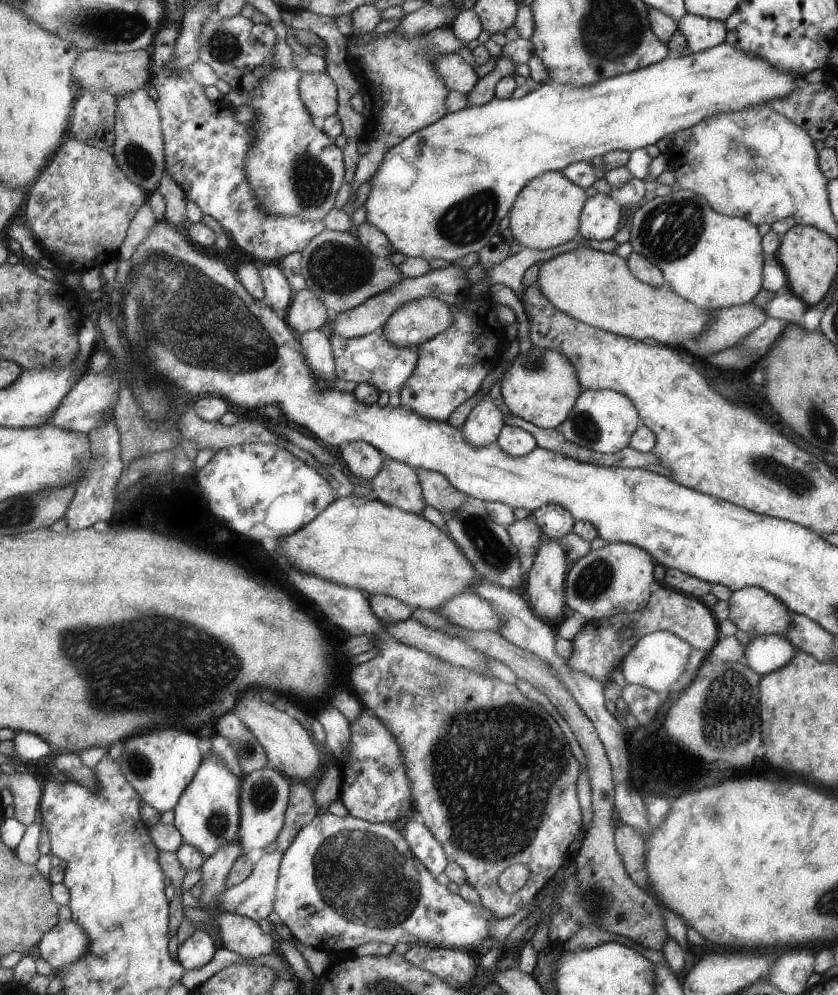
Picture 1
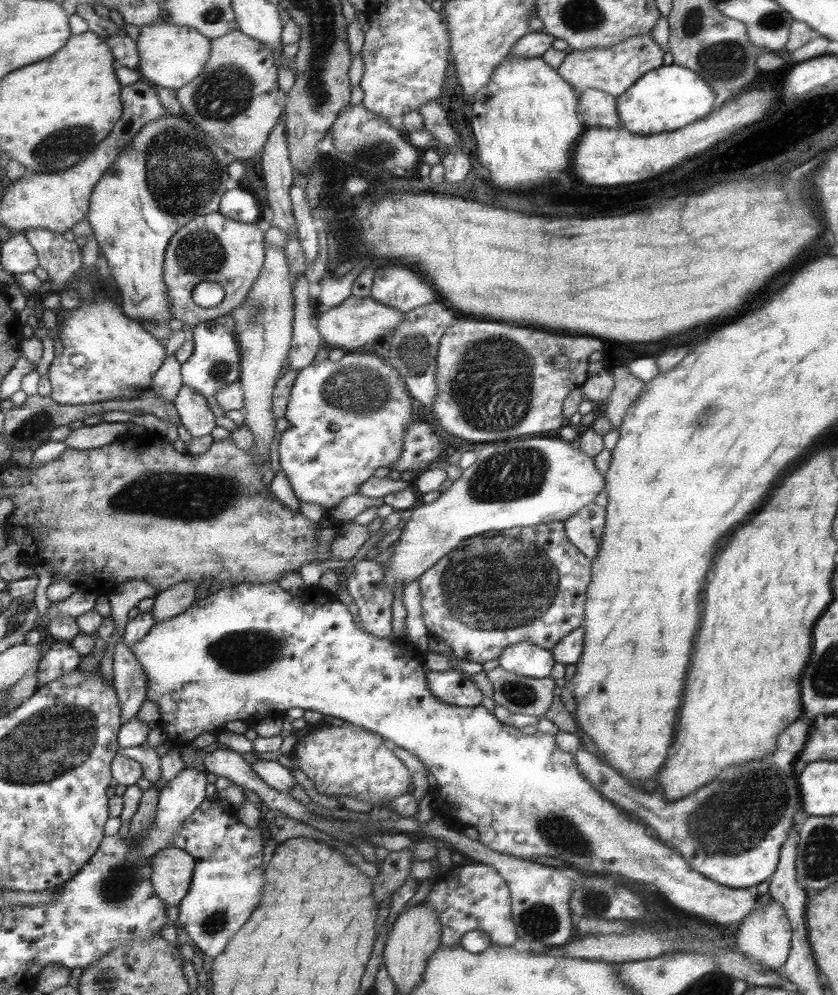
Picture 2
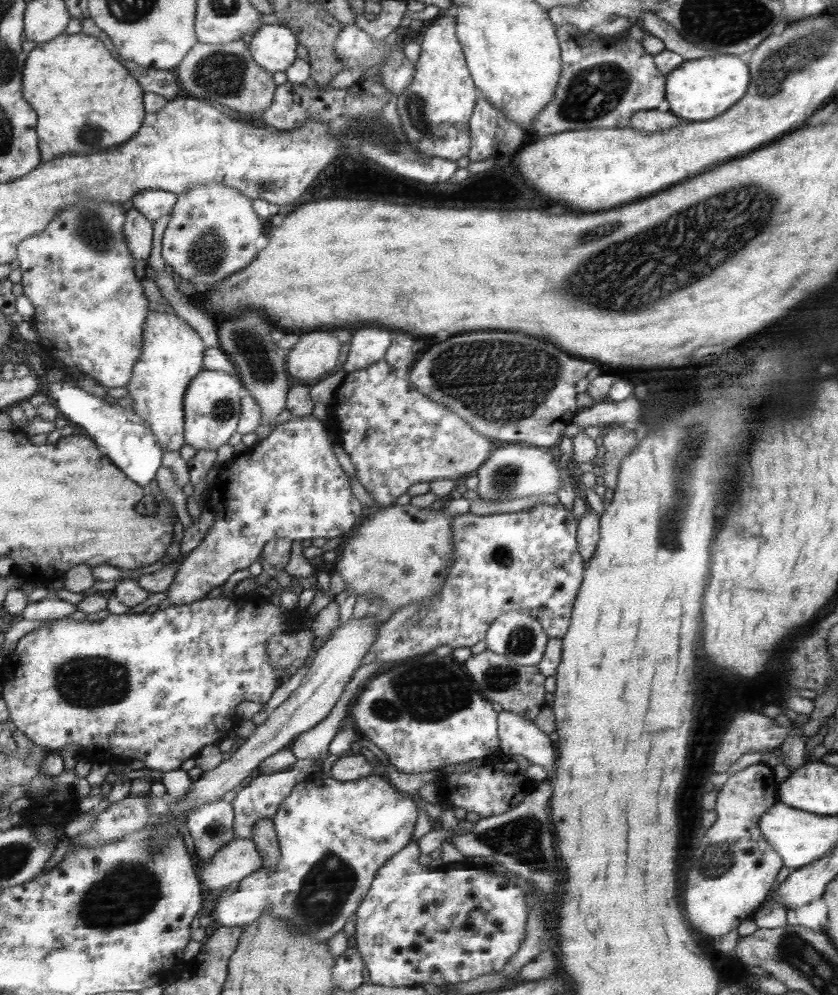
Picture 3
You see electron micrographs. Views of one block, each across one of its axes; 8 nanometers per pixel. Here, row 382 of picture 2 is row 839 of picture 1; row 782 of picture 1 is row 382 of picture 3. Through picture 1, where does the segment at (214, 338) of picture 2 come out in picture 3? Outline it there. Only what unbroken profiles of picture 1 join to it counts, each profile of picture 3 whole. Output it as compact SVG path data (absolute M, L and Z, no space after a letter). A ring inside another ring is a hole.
M204 369L200 372L192 380L184 401L186 444L196 450L217 450L227 444L230 436L238 430L244 396L248 396L248 392L242 388L239 376L219 370Z

